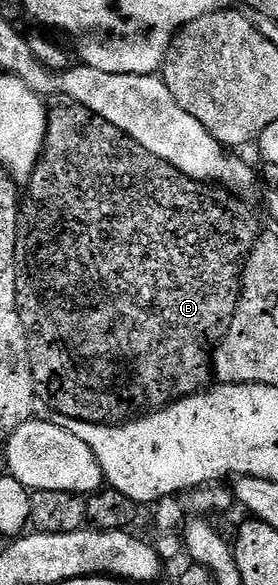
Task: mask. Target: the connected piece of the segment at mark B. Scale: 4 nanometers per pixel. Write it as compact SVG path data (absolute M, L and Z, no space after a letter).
M67 99L52 105L48 111L48 139L40 164L27 182L18 219L16 274L18 275L18 311L24 333L28 337L30 371L36 396L60 417L78 419L95 425L118 425L137 415L164 409L183 397L193 397L213 380L212 354L226 335L238 307L240 285L244 282L244 264L254 243L260 238L262 226L256 213L233 190L190 179L166 159L150 155L142 143L130 139L114 123L106 123L94 111Z

